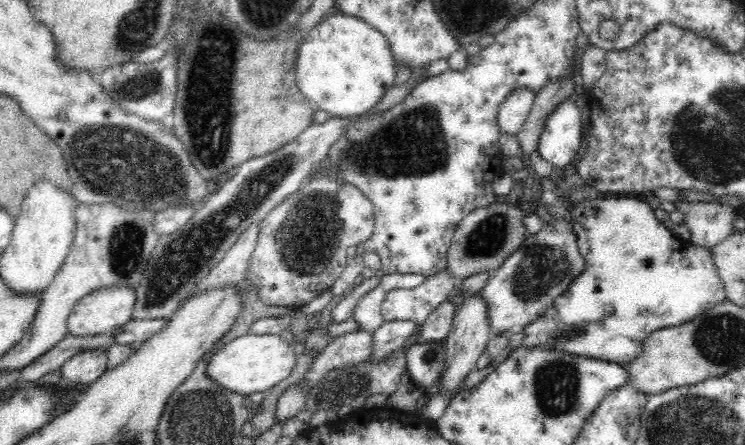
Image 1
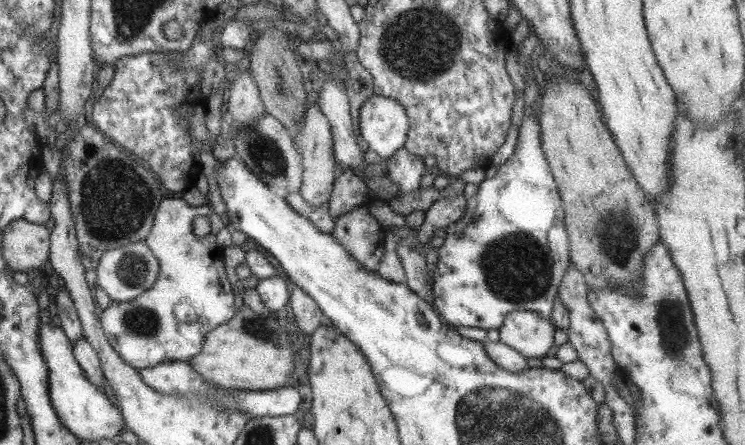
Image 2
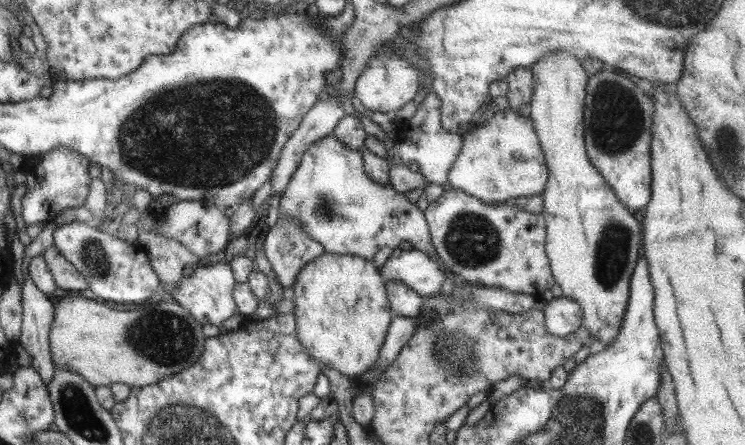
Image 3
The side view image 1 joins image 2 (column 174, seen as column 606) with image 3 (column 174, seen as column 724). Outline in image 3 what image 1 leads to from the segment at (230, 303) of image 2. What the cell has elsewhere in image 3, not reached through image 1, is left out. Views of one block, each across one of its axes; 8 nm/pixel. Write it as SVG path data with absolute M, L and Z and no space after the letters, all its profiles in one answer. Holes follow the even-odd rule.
M224 261L215 265L198 264L198 268L189 277L182 276L182 279L175 284L175 290L168 292L168 296L174 299L182 308L185 308L197 320L204 324L216 324L222 327L222 322L236 316L239 313L236 301L233 297L233 290L236 279L229 263Z

